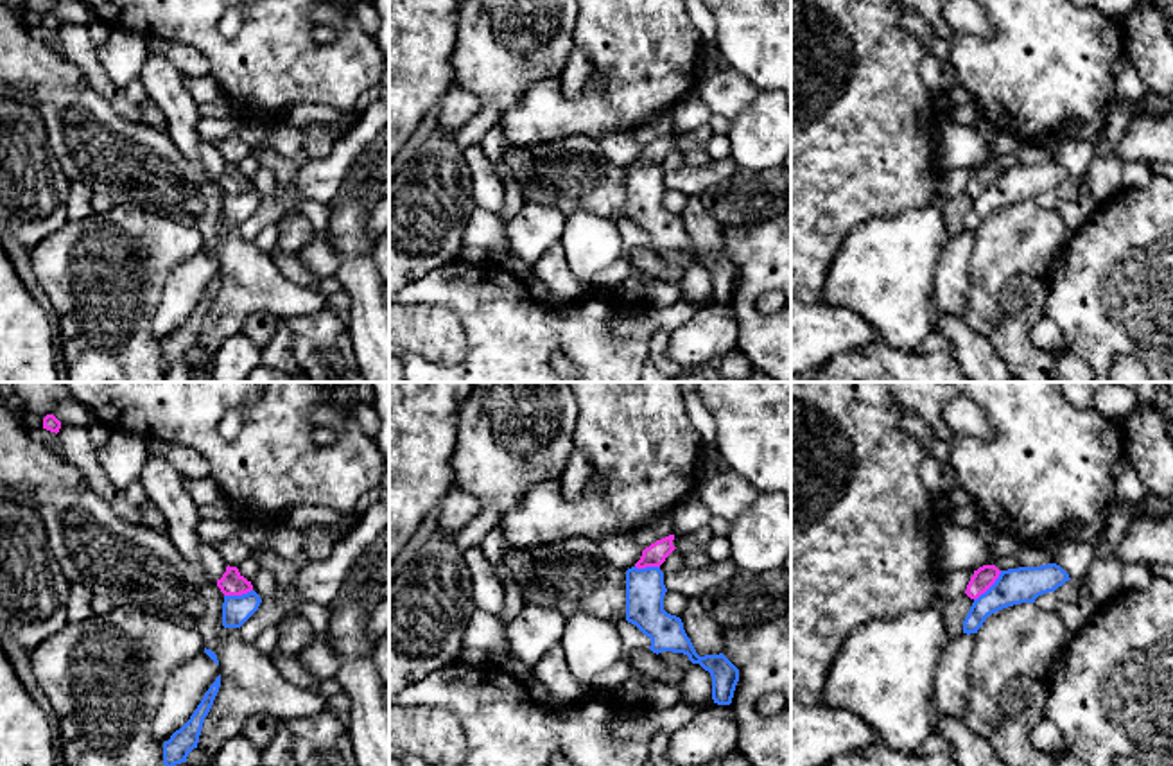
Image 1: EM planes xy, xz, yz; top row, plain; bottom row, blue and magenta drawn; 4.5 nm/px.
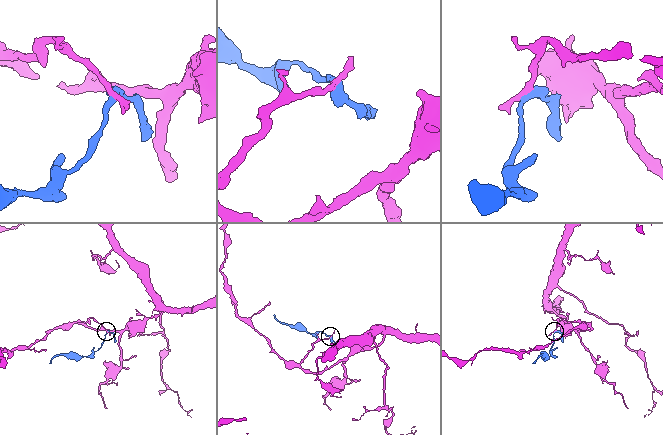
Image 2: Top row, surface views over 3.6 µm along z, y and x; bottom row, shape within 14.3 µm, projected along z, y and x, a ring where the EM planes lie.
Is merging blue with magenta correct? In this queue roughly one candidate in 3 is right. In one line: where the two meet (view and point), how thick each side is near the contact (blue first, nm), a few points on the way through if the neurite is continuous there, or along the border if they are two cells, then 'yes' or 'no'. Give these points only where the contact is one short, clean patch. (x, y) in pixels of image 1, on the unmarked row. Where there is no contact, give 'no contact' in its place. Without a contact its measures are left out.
yz (990, 185) | 160/100 nm | along yz (1001, 169), (974, 198) | no

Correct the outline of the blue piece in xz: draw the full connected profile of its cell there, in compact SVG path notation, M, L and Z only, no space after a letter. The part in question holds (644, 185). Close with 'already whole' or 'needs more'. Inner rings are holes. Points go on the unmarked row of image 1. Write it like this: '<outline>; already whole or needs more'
M660 165L626 169L626 219L635 222L651 237L653 251L683 251L692 262L699 262L712 274L712 298L717 303L730 303L739 267L723 253L699 255L683 228L680 215L664 208L664 170Z; already whole

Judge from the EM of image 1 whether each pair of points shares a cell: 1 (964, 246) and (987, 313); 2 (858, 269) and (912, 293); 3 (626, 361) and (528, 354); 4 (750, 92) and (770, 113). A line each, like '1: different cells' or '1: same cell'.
1: different cells
2: same cell
3: same cell
4: different cells

